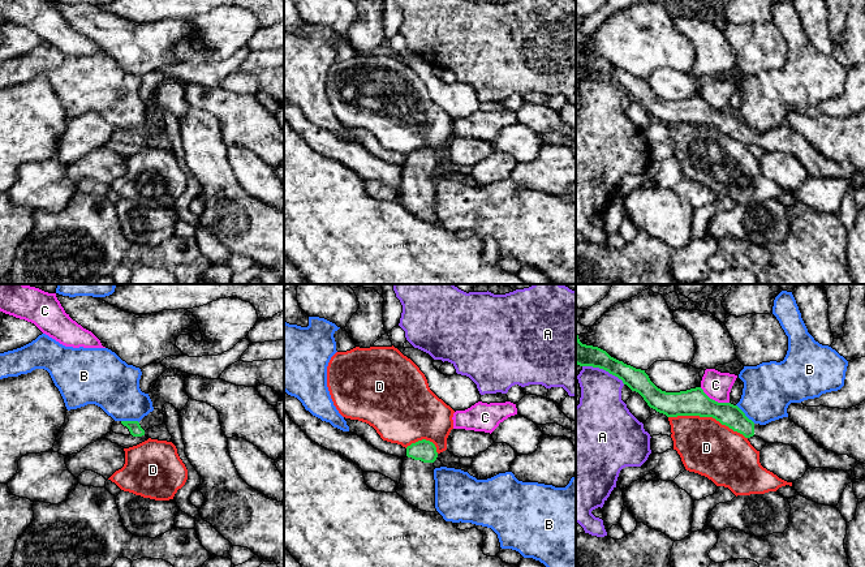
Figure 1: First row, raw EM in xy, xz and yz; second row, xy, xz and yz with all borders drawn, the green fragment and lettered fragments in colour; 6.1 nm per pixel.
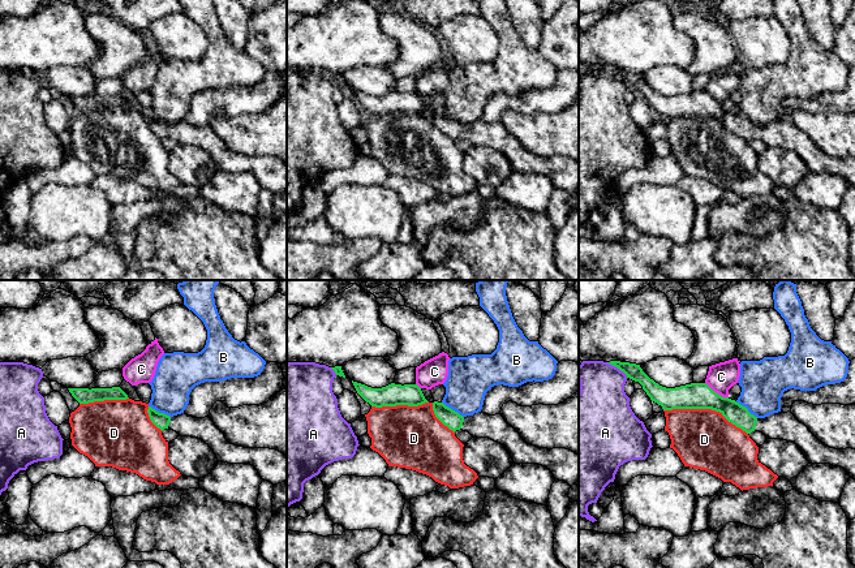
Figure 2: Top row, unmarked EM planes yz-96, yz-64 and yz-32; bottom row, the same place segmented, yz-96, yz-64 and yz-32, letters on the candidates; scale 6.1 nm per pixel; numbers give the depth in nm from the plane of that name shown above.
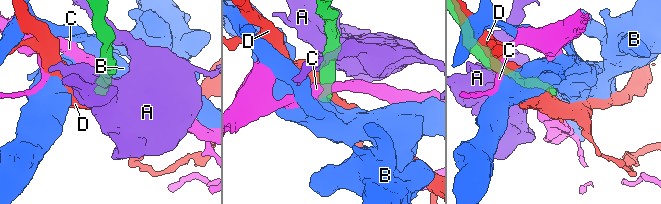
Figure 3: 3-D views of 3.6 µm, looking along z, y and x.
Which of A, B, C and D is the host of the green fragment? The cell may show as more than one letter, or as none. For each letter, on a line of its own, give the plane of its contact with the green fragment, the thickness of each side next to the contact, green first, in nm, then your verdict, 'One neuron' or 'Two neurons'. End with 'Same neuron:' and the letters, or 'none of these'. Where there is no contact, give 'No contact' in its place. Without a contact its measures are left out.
A: Touches green in yz. Thickness 140 nm (green) against 280 nm. Two neurons
B: Touches green in yz. Thickness 140 nm (green) against 320 nm. Two neurons
C: Touches green in yz. Thickness 170 nm (green) against 170 nm. Two neurons
D: Touches green in yz. Thickness 170 nm (green) against 340 nm. Two neurons
Same neuron: none of these

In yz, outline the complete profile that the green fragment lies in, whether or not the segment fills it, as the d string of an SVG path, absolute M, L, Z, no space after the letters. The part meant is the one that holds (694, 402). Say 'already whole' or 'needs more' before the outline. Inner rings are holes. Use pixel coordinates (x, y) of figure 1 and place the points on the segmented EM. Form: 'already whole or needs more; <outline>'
needs more; M576 335L576 364L599 368L617 377L632 391L638 392L647 405L667 417L700 416L713 417L722 425L743 434L745 438L759 437L766 443L783 443L795 447L806 459L810 468L844 471L856 480L855 467L860 464L848 455L838 455L825 450L802 428L789 417L766 425L754 424L745 413L731 403L710 399L701 387L680 392L666 392L658 388L645 373L611 357L606 351L582 344Z

